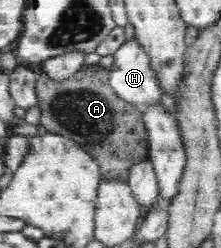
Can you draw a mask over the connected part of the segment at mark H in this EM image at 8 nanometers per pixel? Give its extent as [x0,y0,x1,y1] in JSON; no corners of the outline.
[111,37,164,113]

